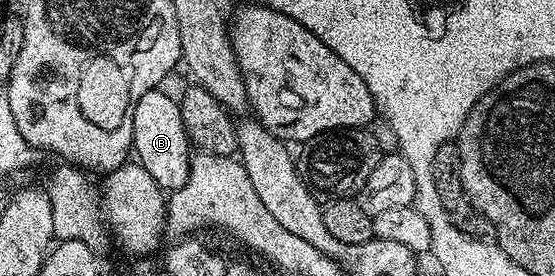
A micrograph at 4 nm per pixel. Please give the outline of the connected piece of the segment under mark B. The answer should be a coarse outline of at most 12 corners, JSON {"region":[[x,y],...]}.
{"region":[[151,89],[133,111],[134,160],[185,187],[193,146],[179,102]]}

